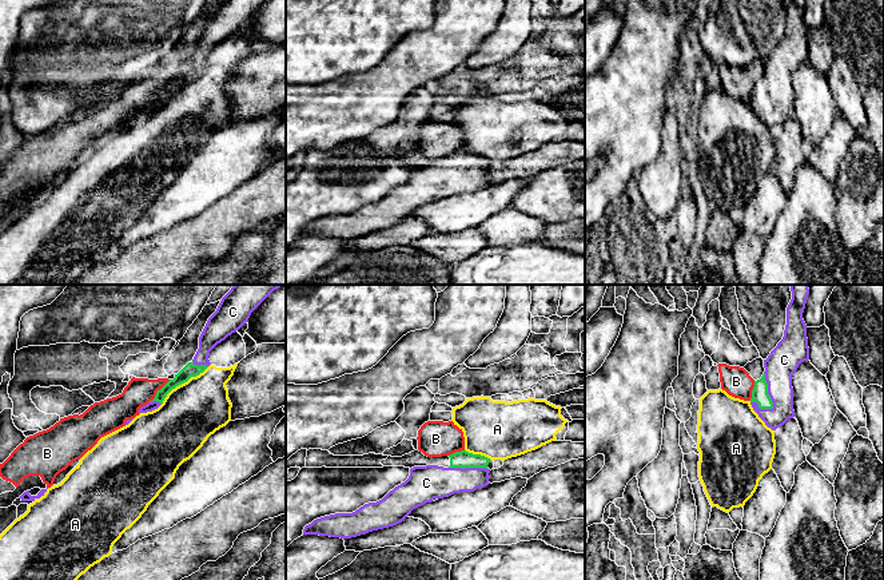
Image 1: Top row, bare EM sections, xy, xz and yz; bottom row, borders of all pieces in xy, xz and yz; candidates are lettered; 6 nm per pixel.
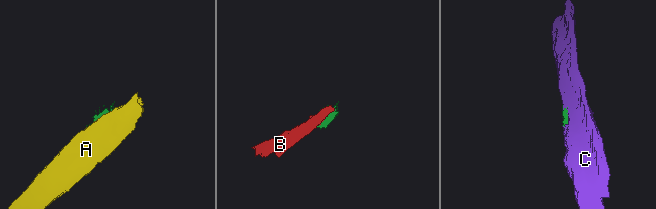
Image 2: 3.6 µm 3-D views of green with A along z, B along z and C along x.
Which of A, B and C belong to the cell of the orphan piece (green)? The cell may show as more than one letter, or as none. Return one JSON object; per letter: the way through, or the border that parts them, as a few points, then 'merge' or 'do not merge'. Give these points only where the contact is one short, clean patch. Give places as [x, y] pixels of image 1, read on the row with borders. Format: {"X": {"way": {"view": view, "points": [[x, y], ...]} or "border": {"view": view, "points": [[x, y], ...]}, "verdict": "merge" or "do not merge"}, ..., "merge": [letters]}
{"A": {"border": {"view": "xy", "points": [[208, 366], [176, 385], [162, 404]]}, "verdict": "do not merge"}, "B": {"border": {"view": "xy", "points": [[170, 380], [148, 401]]}, "verdict": "do not merge"}, "C": {"verdict": "merge"}, "merge": ["C"]}

